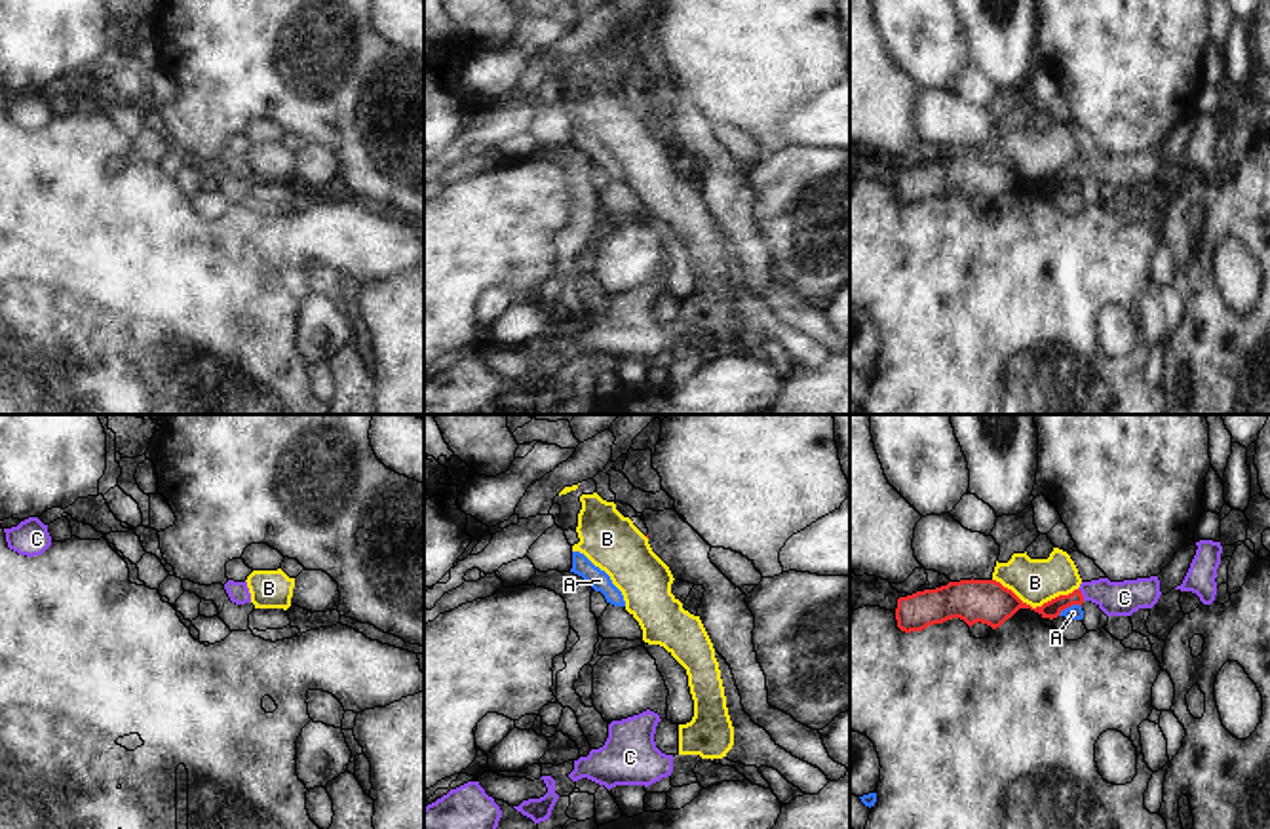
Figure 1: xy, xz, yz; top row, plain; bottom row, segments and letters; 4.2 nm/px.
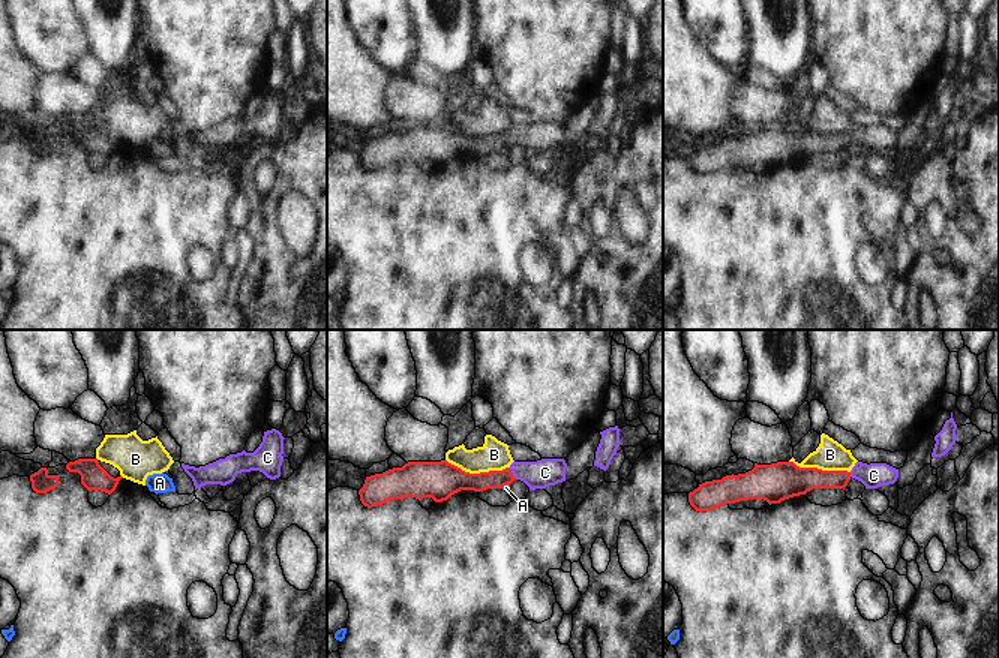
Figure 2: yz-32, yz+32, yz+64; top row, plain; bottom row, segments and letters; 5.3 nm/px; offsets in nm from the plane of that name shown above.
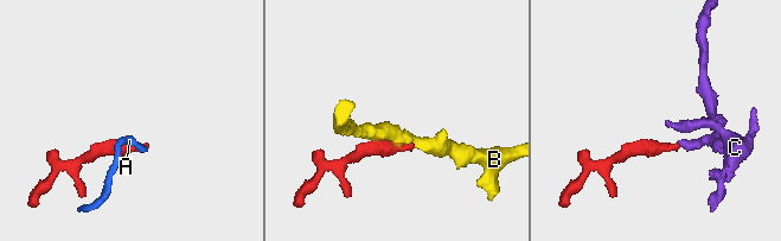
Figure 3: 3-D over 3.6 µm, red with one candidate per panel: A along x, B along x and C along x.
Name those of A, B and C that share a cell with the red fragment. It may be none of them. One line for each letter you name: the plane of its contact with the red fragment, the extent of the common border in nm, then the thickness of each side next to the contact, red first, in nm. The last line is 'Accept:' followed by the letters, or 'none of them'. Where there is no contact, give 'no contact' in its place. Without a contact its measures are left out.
C: contact in yz; length 60 nm; calibres 80 and 140 nm
Accept: C

